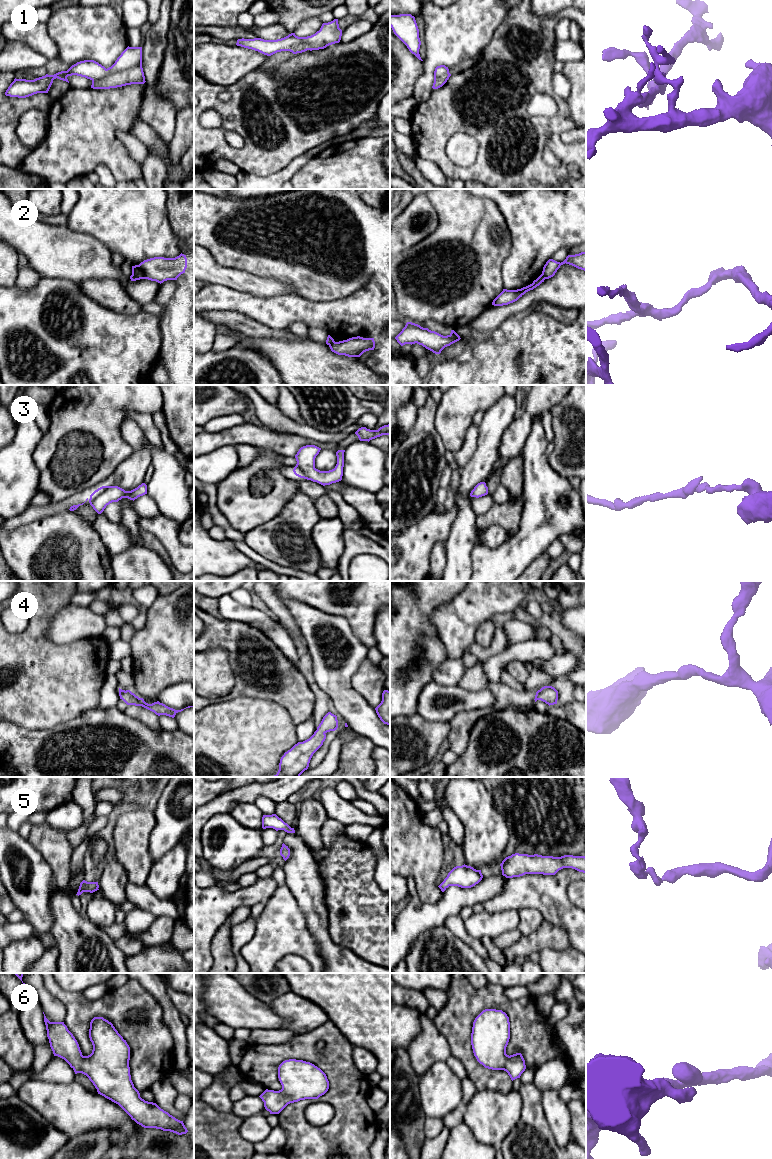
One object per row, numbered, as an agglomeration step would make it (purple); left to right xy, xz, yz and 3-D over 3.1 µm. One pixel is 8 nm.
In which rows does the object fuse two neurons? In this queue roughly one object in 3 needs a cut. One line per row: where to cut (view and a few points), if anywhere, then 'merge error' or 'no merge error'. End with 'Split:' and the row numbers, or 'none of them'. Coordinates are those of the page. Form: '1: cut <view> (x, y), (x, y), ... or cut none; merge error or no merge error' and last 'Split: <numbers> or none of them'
1: cut none; no merge error
2: cut yz (542, 273), (545, 278); merge error
3: cut none; no merge error
4: cut none; no merge error
5: cut none; no merge error
6: cut none; no merge error
Split: 2

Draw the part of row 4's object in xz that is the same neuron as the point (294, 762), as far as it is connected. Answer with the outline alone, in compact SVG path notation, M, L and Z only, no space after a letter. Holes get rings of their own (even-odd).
M328 712L309 739L298 742L284 753L280 759L277 774L267 777L300 777L308 769L313 754L323 745L326 733L335 731L337 728L337 716Z

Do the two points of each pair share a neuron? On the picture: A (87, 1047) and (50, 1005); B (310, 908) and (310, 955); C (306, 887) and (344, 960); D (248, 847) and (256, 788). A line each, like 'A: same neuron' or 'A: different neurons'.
A: different neurons
B: different neurons
C: same neuron
D: different neurons

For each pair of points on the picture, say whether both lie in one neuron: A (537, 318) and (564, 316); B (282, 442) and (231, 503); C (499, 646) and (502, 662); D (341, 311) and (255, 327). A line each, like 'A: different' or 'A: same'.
A: different
B: different
C: different
D: different

